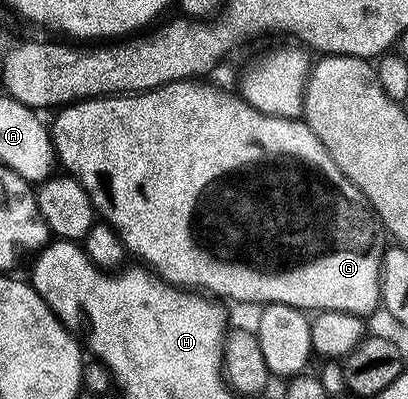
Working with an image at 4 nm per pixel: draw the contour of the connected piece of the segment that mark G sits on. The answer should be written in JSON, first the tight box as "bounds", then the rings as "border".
{"bounds":[49,79,385,315],"border":[[[203,79],[174,81],[156,89],[147,89],[144,93],[88,97],[62,106],[54,114],[55,122],[52,120],[49,125],[58,164],[62,168],[64,165],[67,168],[64,170],[81,183],[91,204],[95,206],[96,214],[115,229],[126,252],[144,257],[148,262],[143,261],[170,285],[190,287],[195,291],[203,290],[220,298],[232,297],[235,301],[289,304],[304,311],[332,309],[368,315],[375,308],[378,310],[381,305],[379,276],[385,245],[384,242],[379,242],[381,225],[375,212],[371,210],[371,204],[367,202],[367,196],[345,176],[337,163],[333,163],[329,151],[325,151],[321,139],[313,135],[306,121],[265,115],[243,100],[242,96],[235,94],[234,97],[215,85],[206,85],[207,83]]]}

